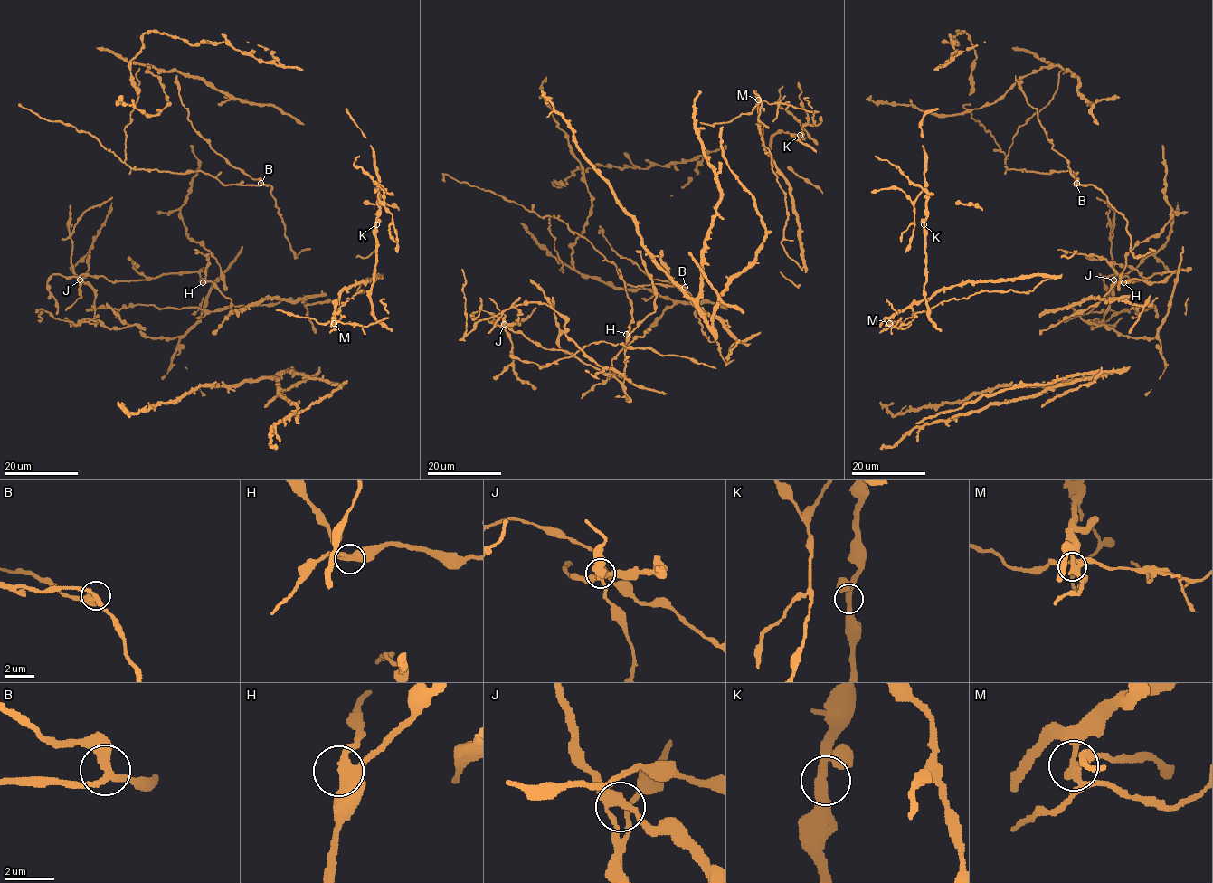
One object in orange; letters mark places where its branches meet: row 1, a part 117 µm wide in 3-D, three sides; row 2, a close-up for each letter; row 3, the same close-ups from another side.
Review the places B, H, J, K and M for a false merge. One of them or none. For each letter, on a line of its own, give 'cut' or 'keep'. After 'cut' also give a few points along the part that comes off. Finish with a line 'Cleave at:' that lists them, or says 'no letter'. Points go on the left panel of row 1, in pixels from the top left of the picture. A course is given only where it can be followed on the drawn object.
B: keep
H: keep
J: keep
K: keep
M: cut; course (335, 322), (336, 329), (341, 317), (337, 309), (356, 293), (364, 291), (357, 290), (363, 280), (379, 276)
Cleave at: M

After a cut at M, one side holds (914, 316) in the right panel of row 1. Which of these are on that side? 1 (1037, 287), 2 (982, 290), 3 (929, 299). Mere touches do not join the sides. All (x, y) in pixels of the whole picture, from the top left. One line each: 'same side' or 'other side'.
1: same side
2: same side
3: other side

